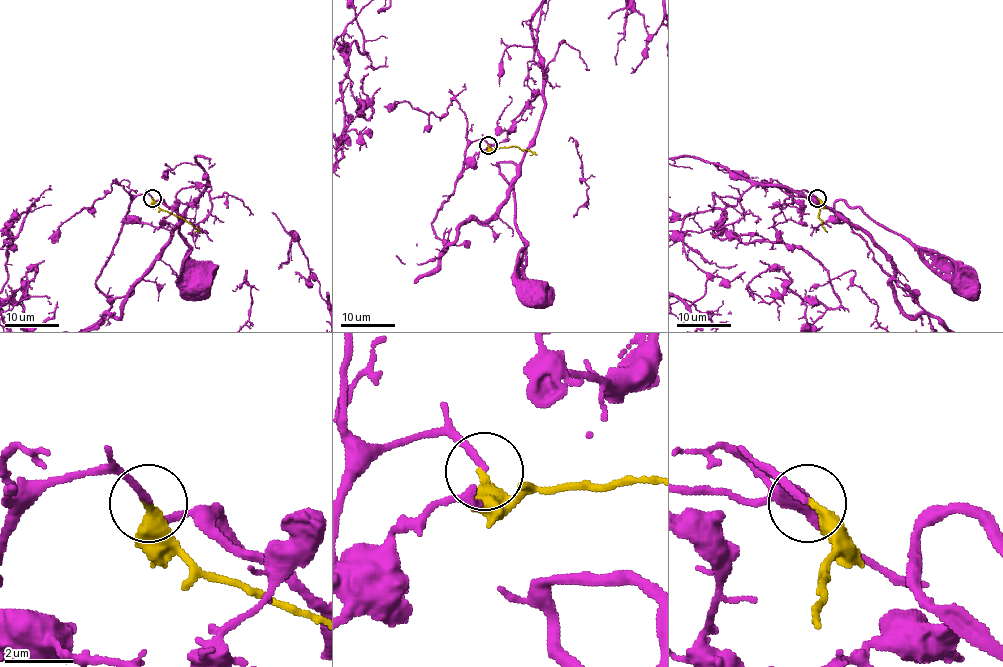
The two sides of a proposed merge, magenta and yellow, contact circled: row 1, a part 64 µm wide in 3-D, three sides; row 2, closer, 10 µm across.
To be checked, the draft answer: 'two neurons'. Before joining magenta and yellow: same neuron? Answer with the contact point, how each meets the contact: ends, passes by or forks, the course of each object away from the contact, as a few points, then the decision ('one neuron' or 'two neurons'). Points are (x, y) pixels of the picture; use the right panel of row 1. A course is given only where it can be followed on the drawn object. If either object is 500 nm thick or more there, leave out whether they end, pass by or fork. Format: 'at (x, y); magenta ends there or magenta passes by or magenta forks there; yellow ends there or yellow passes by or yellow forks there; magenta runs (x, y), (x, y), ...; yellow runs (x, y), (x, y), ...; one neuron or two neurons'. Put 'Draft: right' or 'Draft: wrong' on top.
Draft: right
at (817, 198); magenta ends there; yellow ends there; magenta runs (817, 199), (923, 310), (911, 316), (893, 264), (835, 203), (917, 245), (963, 291); yellow runs (817, 199), (821, 204), (819, 216), (827, 233); two neurons

